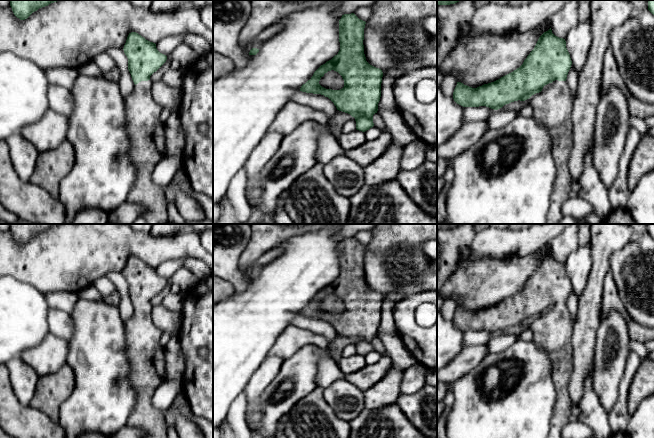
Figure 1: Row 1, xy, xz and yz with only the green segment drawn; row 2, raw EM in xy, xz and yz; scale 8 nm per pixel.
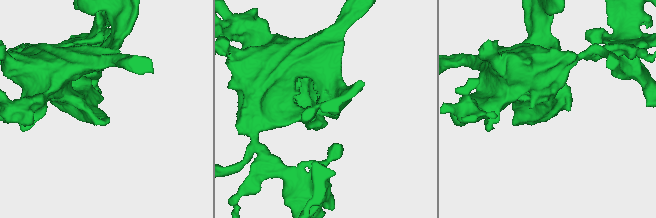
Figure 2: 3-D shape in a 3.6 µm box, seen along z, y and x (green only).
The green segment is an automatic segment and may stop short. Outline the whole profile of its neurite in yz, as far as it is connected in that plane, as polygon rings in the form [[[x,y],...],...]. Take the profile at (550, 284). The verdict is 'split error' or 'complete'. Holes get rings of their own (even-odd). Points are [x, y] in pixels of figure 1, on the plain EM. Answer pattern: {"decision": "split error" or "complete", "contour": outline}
{"decision": "split error", "contour": [[[550,252],[539,261],[534,273],[523,288],[513,296],[477,312],[457,306],[453,316],[454,325],[463,331],[486,330],[494,334],[514,325],[531,323],[534,343],[549,355],[552,377],[557,391],[548,438],[562,438],[562,429],[570,422],[571,408],[574,406],[569,394],[569,382],[573,374],[574,322],[566,307],[571,289],[572,285],[565,263],[555,260]]]}

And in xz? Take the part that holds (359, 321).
{"decision": "complete", "contour": [[[354,237],[342,239],[338,278],[321,289],[300,312],[302,316],[328,321],[337,334],[355,342],[356,353],[362,356],[374,350],[373,339],[378,335],[383,301],[381,293],[366,285],[363,269],[365,248]],[[331,294],[342,300],[342,313],[326,313],[319,308],[324,298]]]}

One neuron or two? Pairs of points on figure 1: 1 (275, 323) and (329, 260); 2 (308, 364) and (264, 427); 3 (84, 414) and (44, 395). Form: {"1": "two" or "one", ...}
{"1": "one", "2": "one", "3": "two"}

